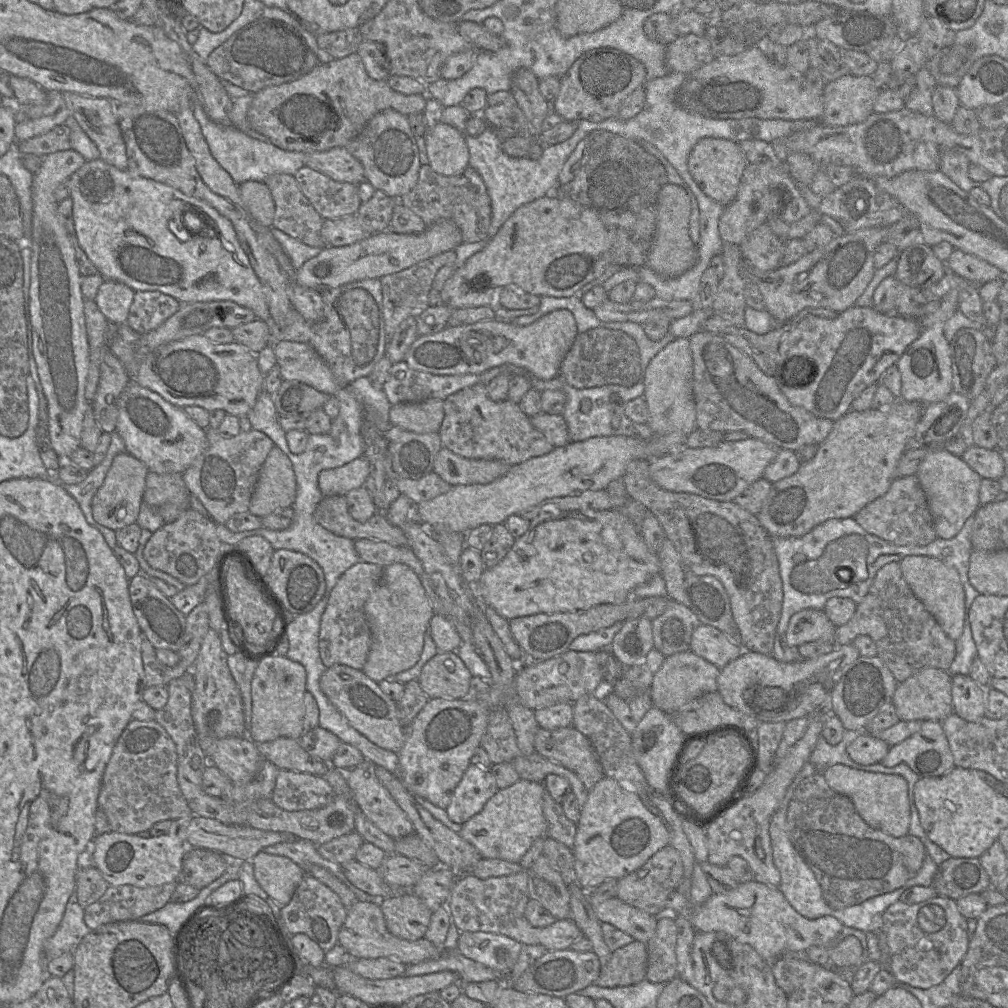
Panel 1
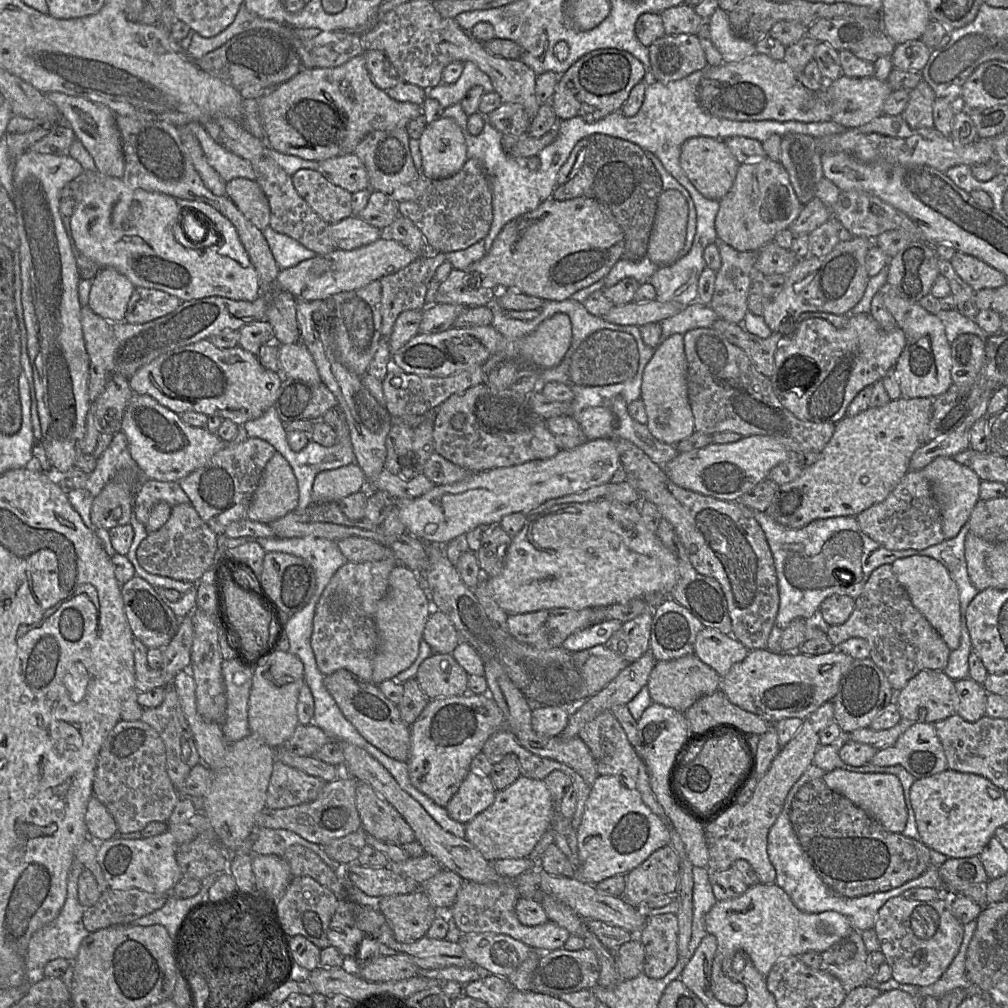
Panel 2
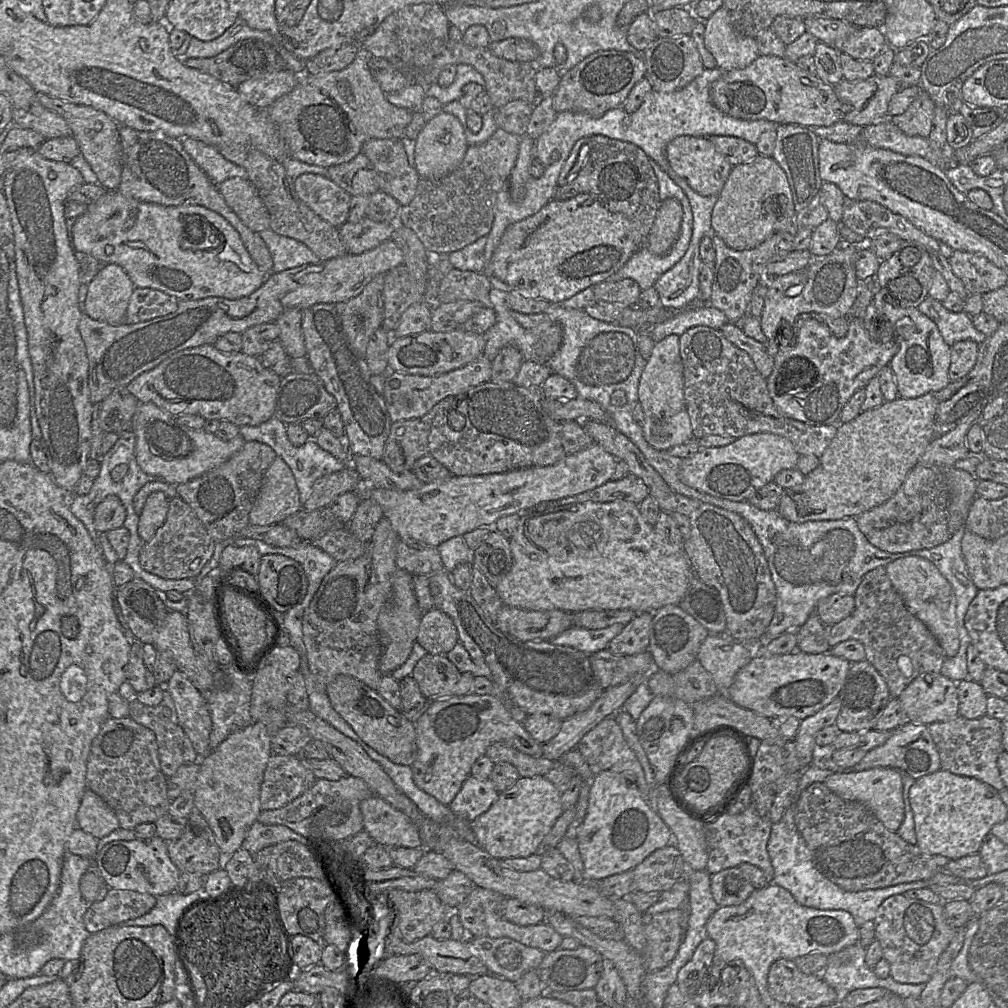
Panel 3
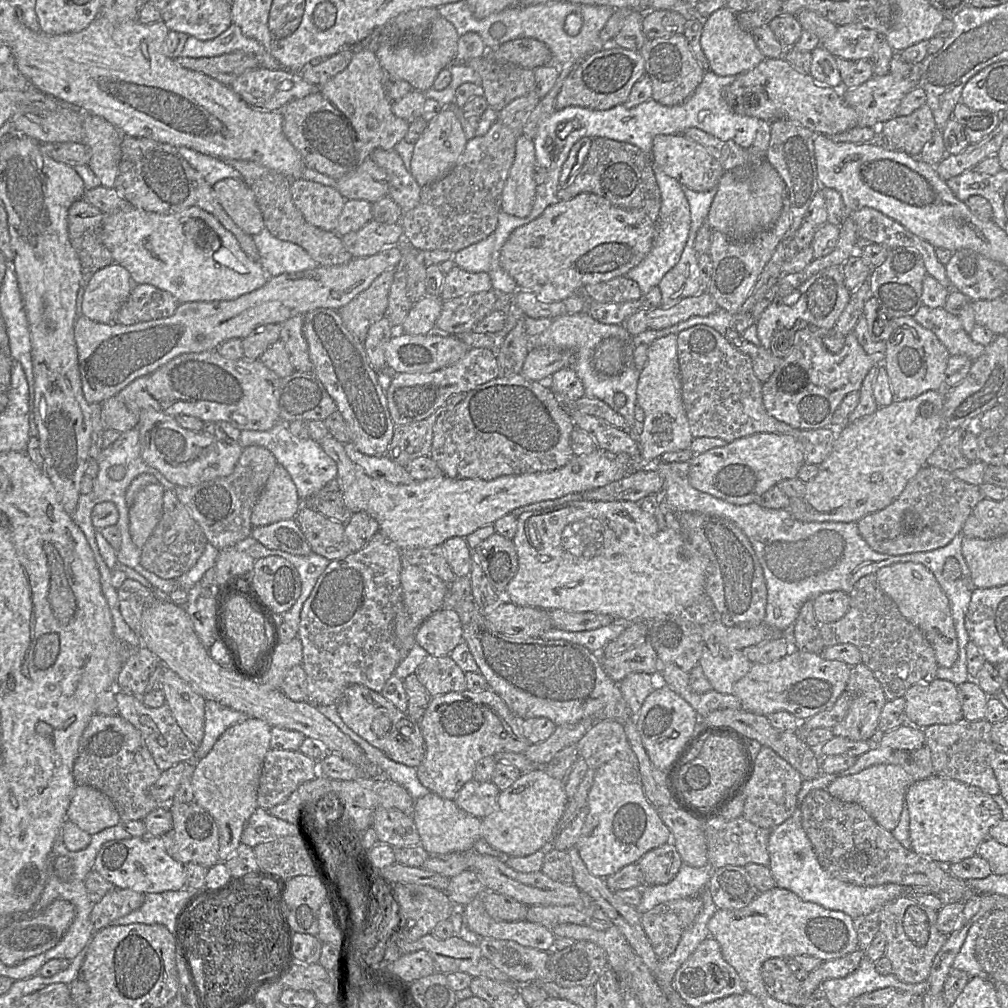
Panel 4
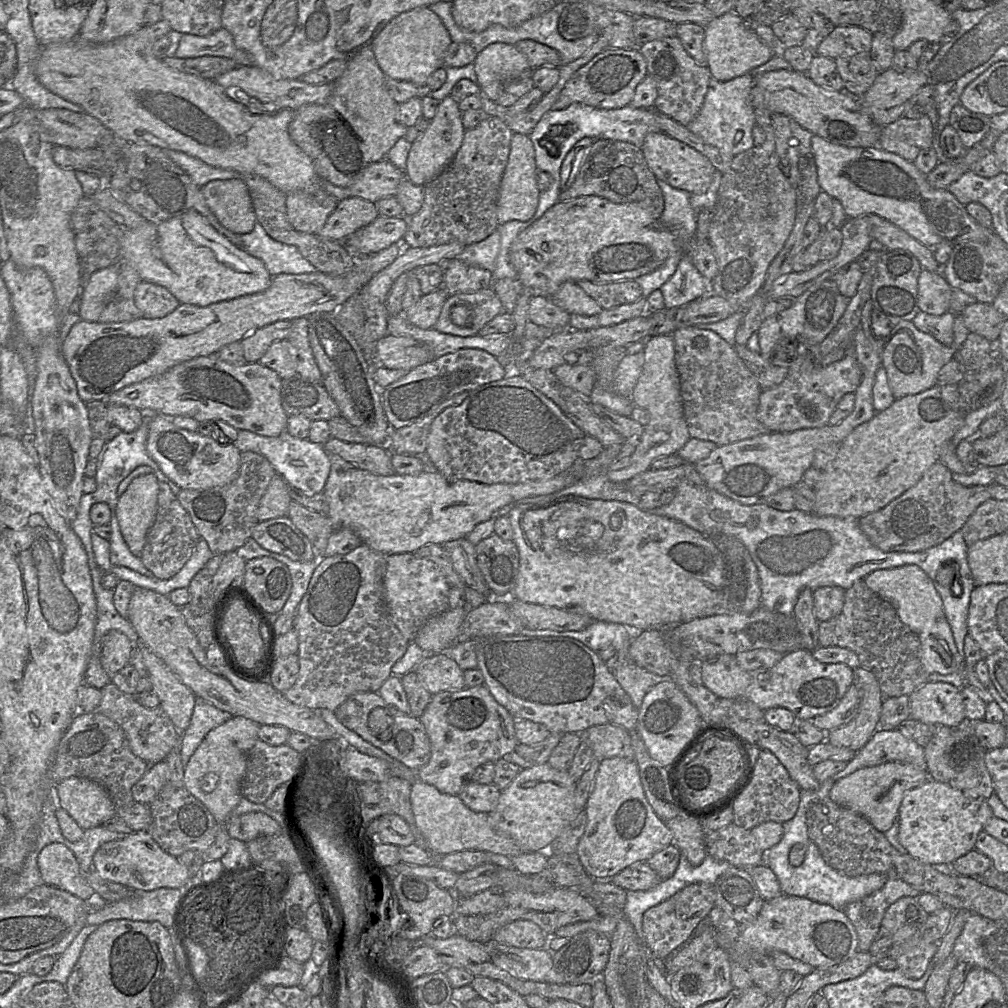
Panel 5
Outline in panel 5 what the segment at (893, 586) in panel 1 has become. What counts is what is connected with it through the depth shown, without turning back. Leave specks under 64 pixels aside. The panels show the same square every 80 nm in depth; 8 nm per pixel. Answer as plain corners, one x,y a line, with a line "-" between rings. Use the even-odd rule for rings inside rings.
862,580
845,590
844,606
836,617
818,623
821,647
842,647
857,654
860,666
871,671
878,680
884,698
909,696
928,682
929,675
920,658
920,640
899,618
895,608
870,590

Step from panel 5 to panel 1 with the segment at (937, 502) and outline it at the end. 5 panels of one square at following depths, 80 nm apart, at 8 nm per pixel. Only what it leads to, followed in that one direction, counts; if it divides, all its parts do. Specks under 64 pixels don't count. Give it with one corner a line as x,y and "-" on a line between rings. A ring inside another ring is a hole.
916,475
897,477
882,497
868,504
854,518
866,532
895,546
926,546
937,538
927,499

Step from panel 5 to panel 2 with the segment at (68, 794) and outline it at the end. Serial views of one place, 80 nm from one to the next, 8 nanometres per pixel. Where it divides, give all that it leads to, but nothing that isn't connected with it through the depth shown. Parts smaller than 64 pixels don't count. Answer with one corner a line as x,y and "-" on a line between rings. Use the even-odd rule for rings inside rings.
94,795
89,799
87,804
85,823
88,837
95,841
111,839
118,833
113,816

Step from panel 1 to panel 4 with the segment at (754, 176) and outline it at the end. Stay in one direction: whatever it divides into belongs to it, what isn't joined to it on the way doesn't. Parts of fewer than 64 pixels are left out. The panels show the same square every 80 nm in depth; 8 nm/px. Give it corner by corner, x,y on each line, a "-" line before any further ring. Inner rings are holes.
767,158
744,180
737,180
725,171
719,181
718,192
710,206
707,222
712,231
719,231
732,242
745,242
770,228
779,218
787,196
785,182

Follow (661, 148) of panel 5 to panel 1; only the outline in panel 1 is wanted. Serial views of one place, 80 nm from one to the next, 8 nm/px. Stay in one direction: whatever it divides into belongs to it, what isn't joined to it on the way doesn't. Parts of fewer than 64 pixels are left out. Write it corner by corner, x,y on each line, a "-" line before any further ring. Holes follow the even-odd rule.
702,138
688,156
688,170
700,189
723,206
728,205
737,195
740,180
748,162
738,143
720,138

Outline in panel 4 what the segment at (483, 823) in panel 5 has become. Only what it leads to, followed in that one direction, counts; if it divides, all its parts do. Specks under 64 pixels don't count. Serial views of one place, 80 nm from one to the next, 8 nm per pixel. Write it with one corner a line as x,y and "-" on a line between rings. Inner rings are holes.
435,793
414,802
413,820
420,836
420,844
430,855
467,852
481,838
481,820
461,810
453,800
441,798

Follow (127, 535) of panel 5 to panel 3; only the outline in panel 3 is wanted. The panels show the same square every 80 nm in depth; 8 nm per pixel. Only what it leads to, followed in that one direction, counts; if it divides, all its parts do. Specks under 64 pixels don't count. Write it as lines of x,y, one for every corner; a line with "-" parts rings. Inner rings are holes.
161,491
151,493
139,515
138,534
146,542
164,524
169,508
169,499

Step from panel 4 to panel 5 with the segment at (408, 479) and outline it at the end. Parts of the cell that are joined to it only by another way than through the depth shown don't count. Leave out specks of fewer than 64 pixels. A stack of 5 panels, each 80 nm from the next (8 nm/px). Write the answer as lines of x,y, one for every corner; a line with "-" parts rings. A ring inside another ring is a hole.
331,437
323,445
328,454
337,454
356,467
380,476
395,474
392,455
383,445
350,443

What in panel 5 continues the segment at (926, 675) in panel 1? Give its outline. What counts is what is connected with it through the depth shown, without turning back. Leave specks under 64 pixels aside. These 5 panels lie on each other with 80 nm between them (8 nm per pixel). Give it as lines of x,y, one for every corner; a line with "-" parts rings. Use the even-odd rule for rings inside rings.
926,682
909,696
910,719
957,727
968,721
961,689
945,682

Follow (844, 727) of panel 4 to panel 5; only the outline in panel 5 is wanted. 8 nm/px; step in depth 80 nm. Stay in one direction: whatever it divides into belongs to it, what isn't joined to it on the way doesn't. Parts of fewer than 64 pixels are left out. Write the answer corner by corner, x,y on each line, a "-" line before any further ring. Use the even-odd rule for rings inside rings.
861,666
853,670
852,684
860,691
858,713
847,724
826,732
826,741
859,751
879,728
883,695
875,675

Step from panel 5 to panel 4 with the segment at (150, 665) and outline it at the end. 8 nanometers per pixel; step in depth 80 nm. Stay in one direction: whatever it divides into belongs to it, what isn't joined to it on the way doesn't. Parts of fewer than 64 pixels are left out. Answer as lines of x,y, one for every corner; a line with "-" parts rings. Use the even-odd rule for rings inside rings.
165,664
161,690
179,727
194,749
199,748
204,737
205,699

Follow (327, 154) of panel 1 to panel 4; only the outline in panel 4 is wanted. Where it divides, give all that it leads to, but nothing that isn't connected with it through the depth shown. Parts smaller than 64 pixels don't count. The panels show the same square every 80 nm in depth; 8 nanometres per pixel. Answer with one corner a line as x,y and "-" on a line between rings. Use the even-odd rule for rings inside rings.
370,157
336,182
336,189
346,200
366,200
373,204
388,196
386,173

